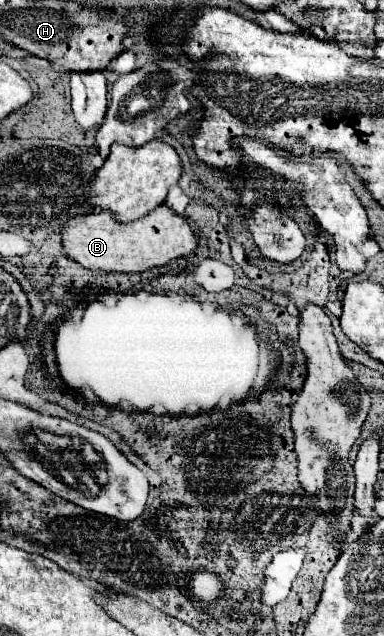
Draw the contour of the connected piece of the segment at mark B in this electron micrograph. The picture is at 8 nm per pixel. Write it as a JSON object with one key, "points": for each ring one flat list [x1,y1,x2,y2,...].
{"points":[[159,205,153,213,131,223,117,223,117,219,113,219,107,211,91,211,87,215,73,217,61,225,61,245,63,253,85,269,139,273,189,255,197,247,197,239,185,217,173,213,165,205]]}

